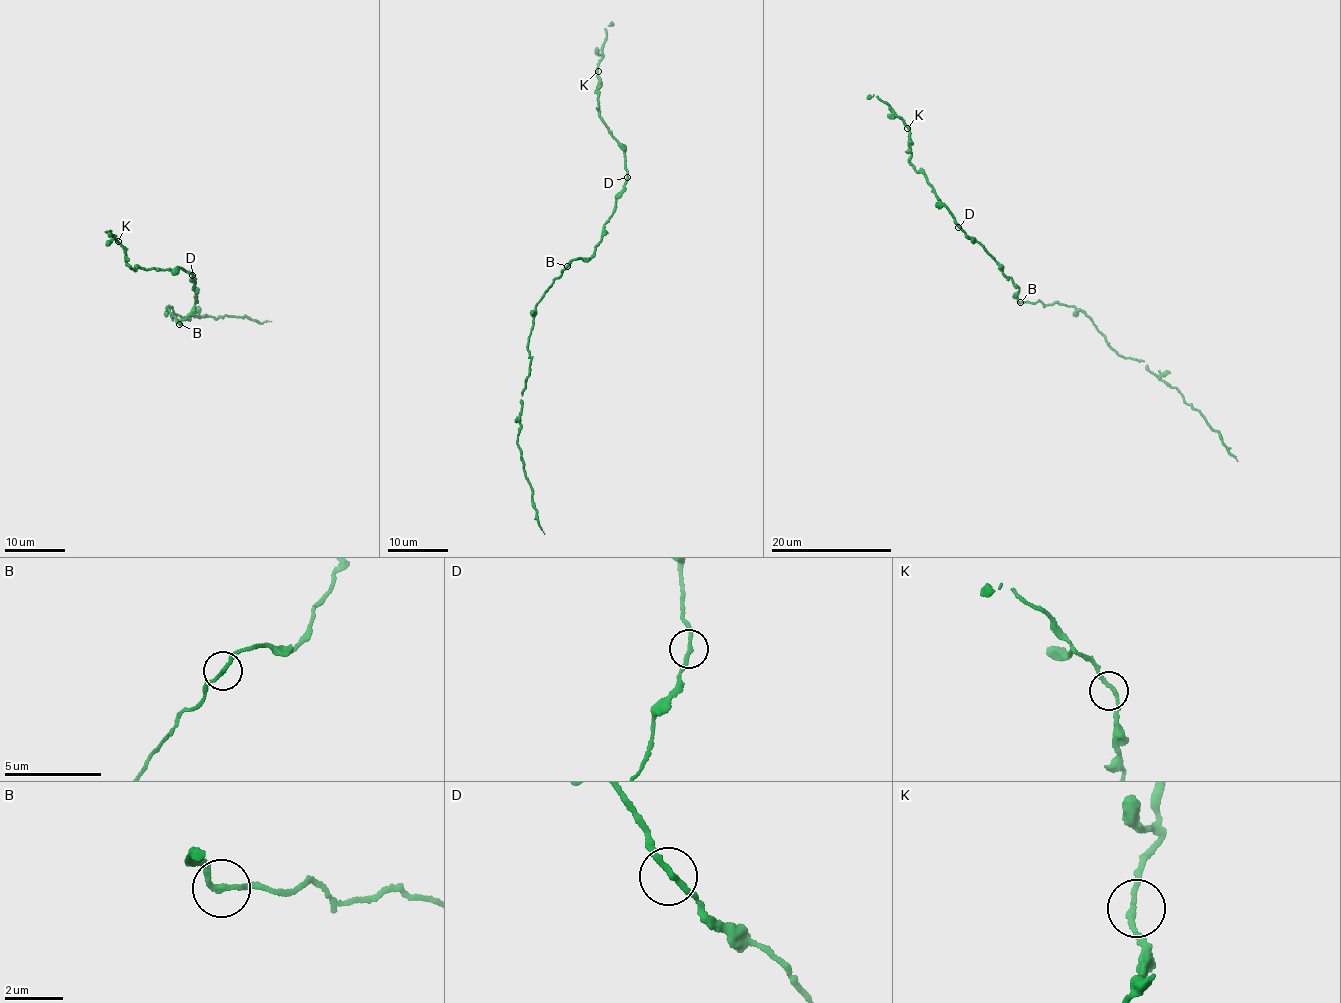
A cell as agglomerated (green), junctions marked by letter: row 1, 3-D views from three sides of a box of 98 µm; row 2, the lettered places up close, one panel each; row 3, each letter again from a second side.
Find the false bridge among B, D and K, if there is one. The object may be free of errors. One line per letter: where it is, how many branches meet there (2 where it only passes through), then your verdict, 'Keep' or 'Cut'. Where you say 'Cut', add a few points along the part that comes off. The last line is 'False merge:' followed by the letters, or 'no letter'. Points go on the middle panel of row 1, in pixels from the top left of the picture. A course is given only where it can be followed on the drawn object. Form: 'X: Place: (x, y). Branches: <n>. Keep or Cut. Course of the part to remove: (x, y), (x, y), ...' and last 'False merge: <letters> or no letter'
B: Place: (567, 266). Branches: 2. Keep
D: Place: (627, 177). Branches: 2. Keep
K: Place: (598, 71). Branches: 2. Keep
False merge: no letter

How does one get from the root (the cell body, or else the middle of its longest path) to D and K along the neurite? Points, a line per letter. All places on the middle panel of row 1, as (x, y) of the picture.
D: (570, 262), (592, 256), (627, 177)
K: (570, 262), (592, 256), (628, 173), (623, 148), (598, 111), (595, 90), (600, 82), (598, 71)

